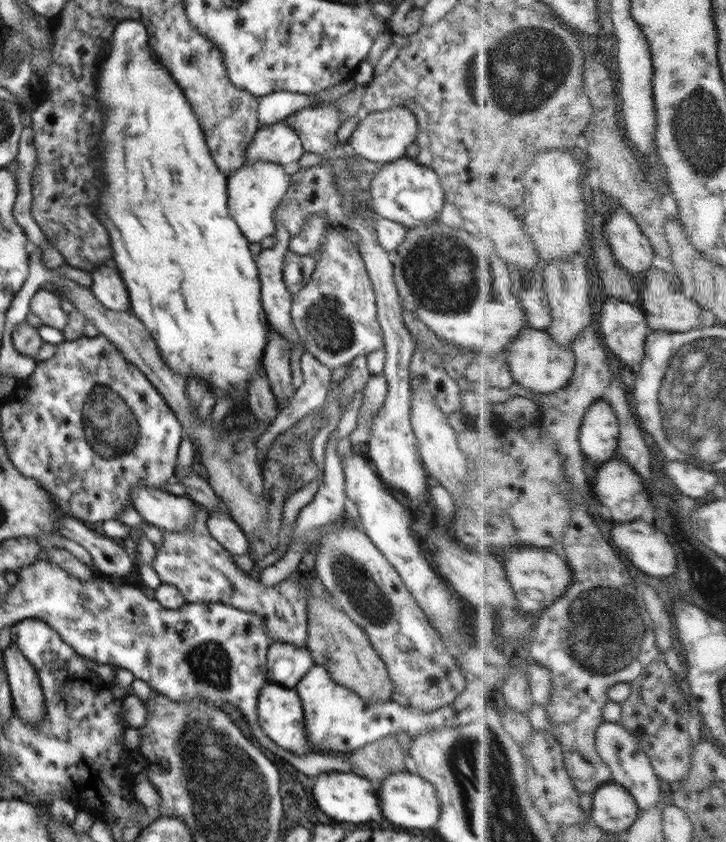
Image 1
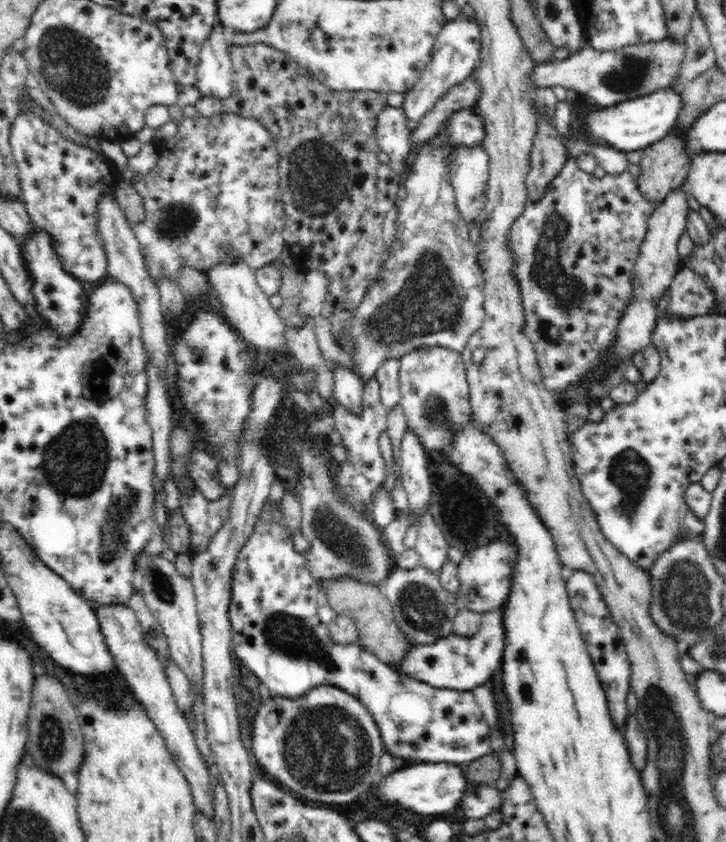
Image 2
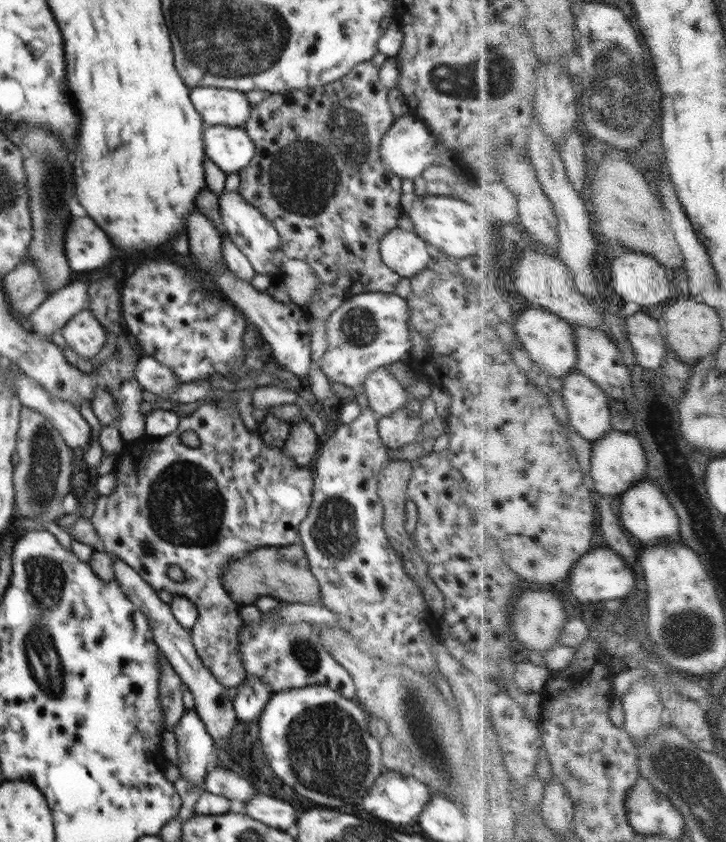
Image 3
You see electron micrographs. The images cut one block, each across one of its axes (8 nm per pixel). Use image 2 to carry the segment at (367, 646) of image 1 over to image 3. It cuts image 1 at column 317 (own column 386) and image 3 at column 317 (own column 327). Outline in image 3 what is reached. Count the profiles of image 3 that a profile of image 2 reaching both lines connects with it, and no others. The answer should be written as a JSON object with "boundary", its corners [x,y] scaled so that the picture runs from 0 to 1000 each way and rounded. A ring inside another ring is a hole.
{"boundary":[[[412,629],[408,644],[394,650],[355,650],[342,659],[317,666],[306,678],[306,689],[310,704],[333,720],[351,719],[361,708],[372,708],[394,717],[434,717],[442,707],[442,696],[426,673]]]}

